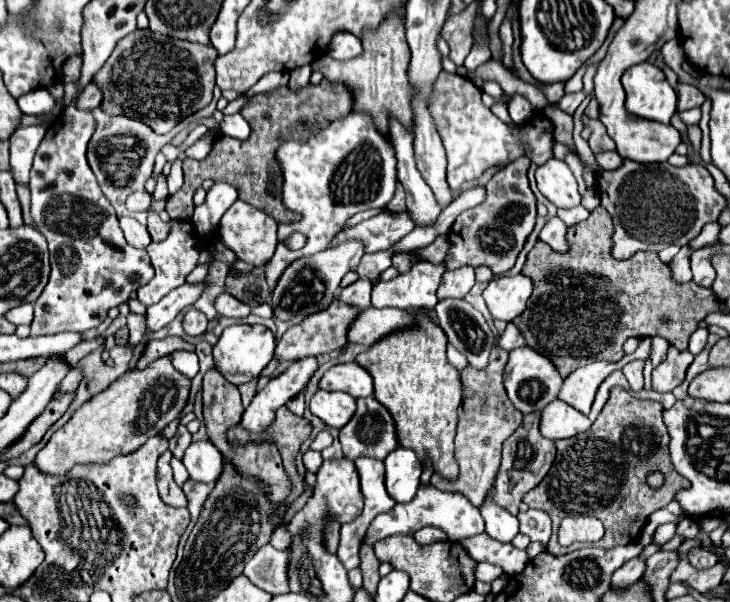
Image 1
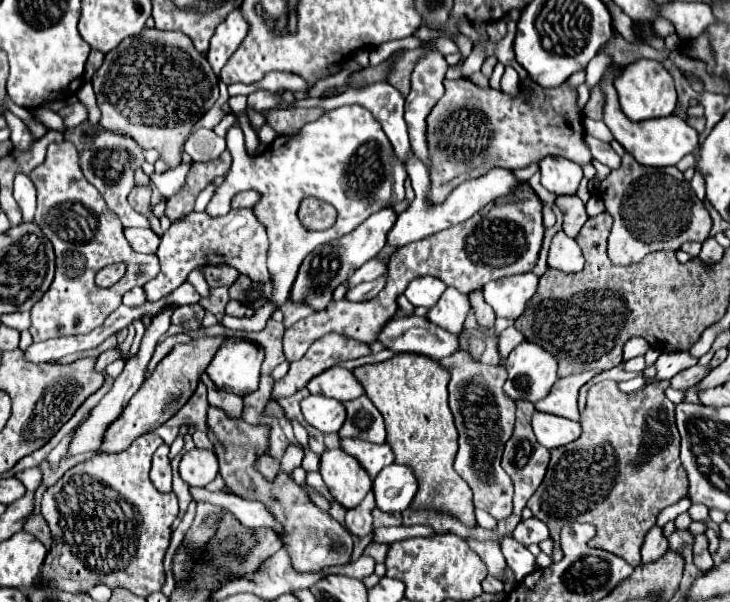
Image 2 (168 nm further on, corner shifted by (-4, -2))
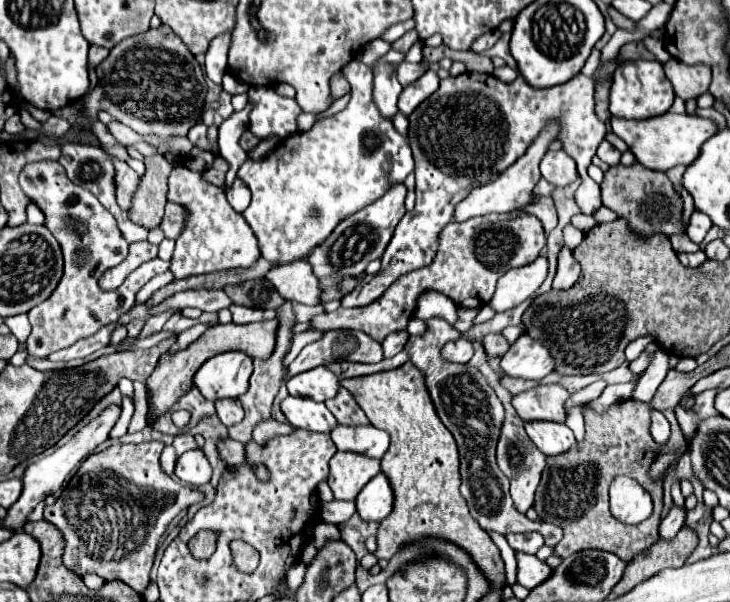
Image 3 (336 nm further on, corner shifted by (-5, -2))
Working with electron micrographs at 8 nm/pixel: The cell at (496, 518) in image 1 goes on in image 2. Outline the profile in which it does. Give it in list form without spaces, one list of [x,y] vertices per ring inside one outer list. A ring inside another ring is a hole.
[[[507,536],[503,540],[501,550],[503,550],[507,566],[513,570],[517,582],[521,582],[527,574],[531,574],[531,570],[535,570],[535,556],[523,544],[513,540],[511,536]]]

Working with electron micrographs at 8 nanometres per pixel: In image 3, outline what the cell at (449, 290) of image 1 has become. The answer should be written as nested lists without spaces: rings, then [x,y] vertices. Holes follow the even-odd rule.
[[[430,318],[426,322],[426,332],[420,336],[410,336],[404,350],[408,350],[410,360],[424,372],[438,416],[456,438],[460,450],[460,476],[462,476],[460,492],[468,502],[470,514],[478,520],[478,524],[484,530],[496,530],[500,534],[536,530],[544,536],[546,546],[554,548],[562,538],[562,530],[548,522],[530,522],[525,514],[516,512],[513,500],[508,494],[508,478],[496,464],[496,444],[504,424],[504,406],[500,398],[490,388],[482,372],[468,372],[466,364],[452,364],[440,356],[440,348],[448,340],[456,340],[458,334],[460,332],[444,318]],[[492,482],[500,486],[498,498],[488,492],[488,486]]]

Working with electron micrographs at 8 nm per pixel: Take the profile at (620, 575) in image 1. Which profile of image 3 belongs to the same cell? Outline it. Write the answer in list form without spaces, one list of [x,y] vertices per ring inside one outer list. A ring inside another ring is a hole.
[[[674,506],[674,508],[670,510],[670,514],[668,514],[666,518],[662,518],[662,522],[660,522],[660,530],[658,530],[660,538],[672,540],[672,538],[680,532],[680,528],[682,528],[682,524],[684,524],[684,514],[686,514],[686,510]]]

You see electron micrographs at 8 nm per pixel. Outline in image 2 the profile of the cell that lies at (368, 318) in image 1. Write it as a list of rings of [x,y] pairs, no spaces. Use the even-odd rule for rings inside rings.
[[[395,316],[379,334],[379,342],[393,352],[421,354],[431,360],[443,360],[461,350],[459,338],[421,316]]]

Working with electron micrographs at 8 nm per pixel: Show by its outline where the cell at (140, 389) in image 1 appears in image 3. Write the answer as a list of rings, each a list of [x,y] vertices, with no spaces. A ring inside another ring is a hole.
[[[268,320],[268,322],[256,322],[256,324],[218,324],[210,330],[206,330],[196,342],[192,342],[188,348],[178,350],[174,354],[166,352],[152,376],[146,380],[146,392],[148,392],[148,424],[154,424],[164,412],[168,412],[180,396],[184,396],[192,386],[194,386],[194,374],[196,370],[212,356],[228,350],[240,350],[246,352],[252,358],[268,358],[274,350],[274,338],[276,338],[276,326],[278,320]]]

